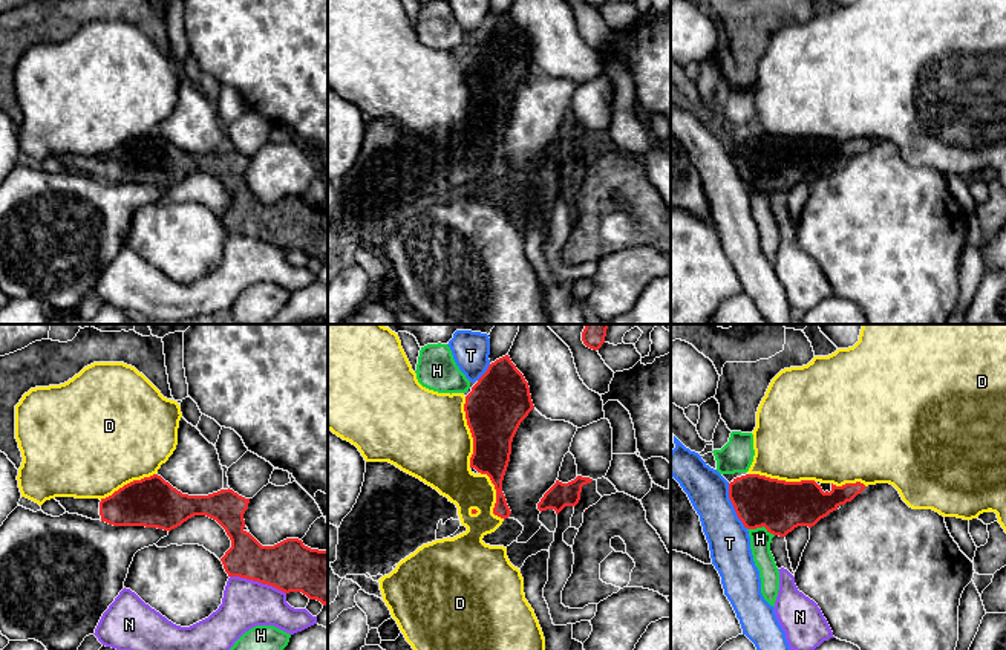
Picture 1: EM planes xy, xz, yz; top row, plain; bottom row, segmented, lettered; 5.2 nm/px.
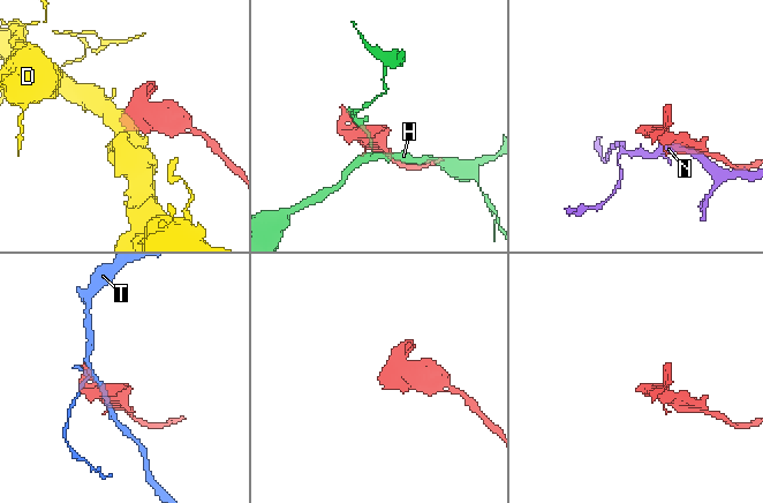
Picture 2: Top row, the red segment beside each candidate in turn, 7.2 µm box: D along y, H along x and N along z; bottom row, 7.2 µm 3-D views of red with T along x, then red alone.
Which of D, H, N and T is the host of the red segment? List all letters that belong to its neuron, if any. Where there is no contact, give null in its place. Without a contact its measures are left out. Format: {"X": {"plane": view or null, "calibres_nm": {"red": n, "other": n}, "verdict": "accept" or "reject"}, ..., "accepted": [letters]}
{"D": {"plane": "xz", "calibres_nm": {"red": 320, "other": 460}, "verdict": "reject"}, "H": {"plane": "yz", "calibres_nm": {"red": 280, "other": 110}, "verdict": "reject"}, "N": {"plane": "xy", "calibres_nm": {"red": 280, "other": 260}, "verdict": "reject"}, "T": {"plane": "yz", "calibres_nm": {"red": 280, "other": 220}, "verdict": "reject"}, "accepted": []}

